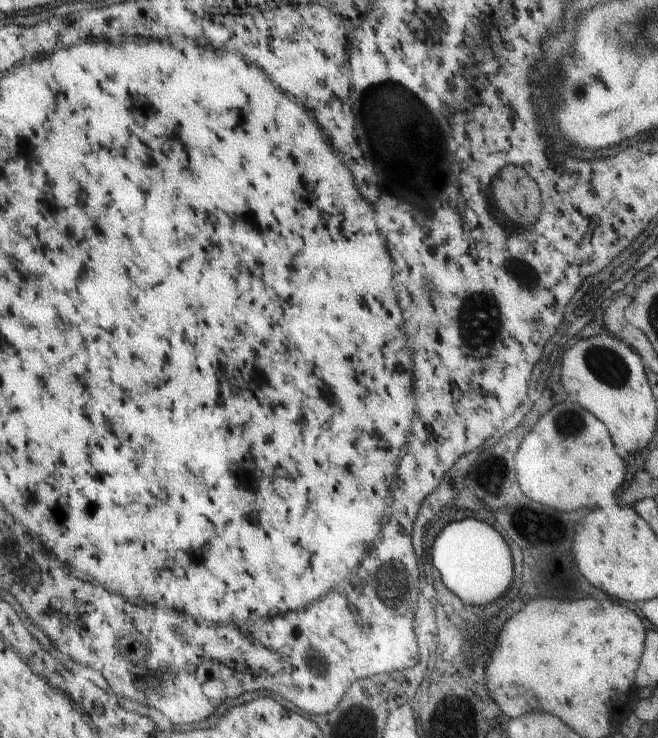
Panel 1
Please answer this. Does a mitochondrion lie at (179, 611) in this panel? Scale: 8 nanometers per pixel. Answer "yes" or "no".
no

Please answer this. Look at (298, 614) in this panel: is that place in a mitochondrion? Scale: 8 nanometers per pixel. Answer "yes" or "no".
no

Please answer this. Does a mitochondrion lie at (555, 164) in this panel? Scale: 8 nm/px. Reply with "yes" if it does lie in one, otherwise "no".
no

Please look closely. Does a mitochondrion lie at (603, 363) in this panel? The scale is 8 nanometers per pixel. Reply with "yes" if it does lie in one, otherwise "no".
yes

